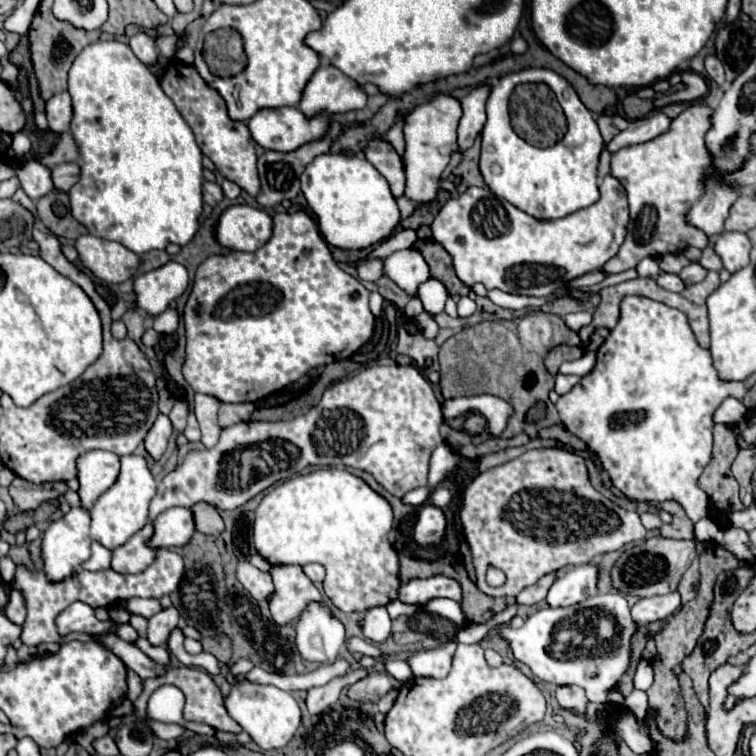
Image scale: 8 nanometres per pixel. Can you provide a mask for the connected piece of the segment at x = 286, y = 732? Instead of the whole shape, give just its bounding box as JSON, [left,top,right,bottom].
[224,677,300,751]

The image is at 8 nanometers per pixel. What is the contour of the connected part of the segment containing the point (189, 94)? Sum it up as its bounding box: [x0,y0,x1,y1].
[160,57,260,197]

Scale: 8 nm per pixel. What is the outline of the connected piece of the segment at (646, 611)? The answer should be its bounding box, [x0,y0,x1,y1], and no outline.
[630,593,682,625]

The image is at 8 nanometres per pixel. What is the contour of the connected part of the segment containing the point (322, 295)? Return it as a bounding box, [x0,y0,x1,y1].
[184,213,374,403]

